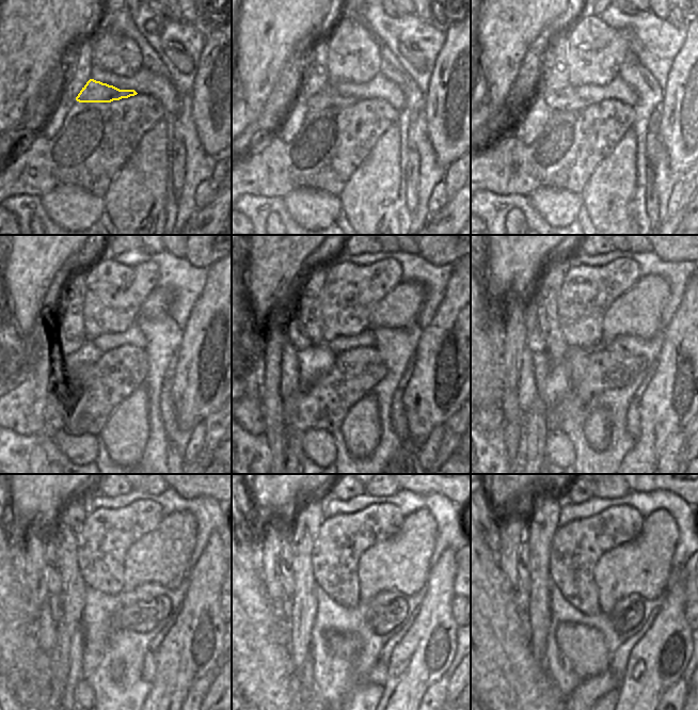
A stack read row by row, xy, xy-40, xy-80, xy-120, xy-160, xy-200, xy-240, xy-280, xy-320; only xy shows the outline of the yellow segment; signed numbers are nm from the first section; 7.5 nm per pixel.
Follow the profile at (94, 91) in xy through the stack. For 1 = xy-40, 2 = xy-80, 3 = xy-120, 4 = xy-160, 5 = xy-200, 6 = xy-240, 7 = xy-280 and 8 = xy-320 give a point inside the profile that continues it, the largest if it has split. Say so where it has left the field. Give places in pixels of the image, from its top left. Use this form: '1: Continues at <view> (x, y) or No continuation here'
1: Continues at xy-40 (328, 96)
2: Continues at xy-80 (566, 97)
3: Continues at xy-120 (78, 350)
4: Continues at xy-160 (313, 361)
5: Continues at xy-200 (553, 378)
6: Continues at xy-240 (51, 573)
7: Continues at xy-280 (286, 566)
8: Continues at xy-320 (524, 553)

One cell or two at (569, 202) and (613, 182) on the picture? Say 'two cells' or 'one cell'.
two cells

